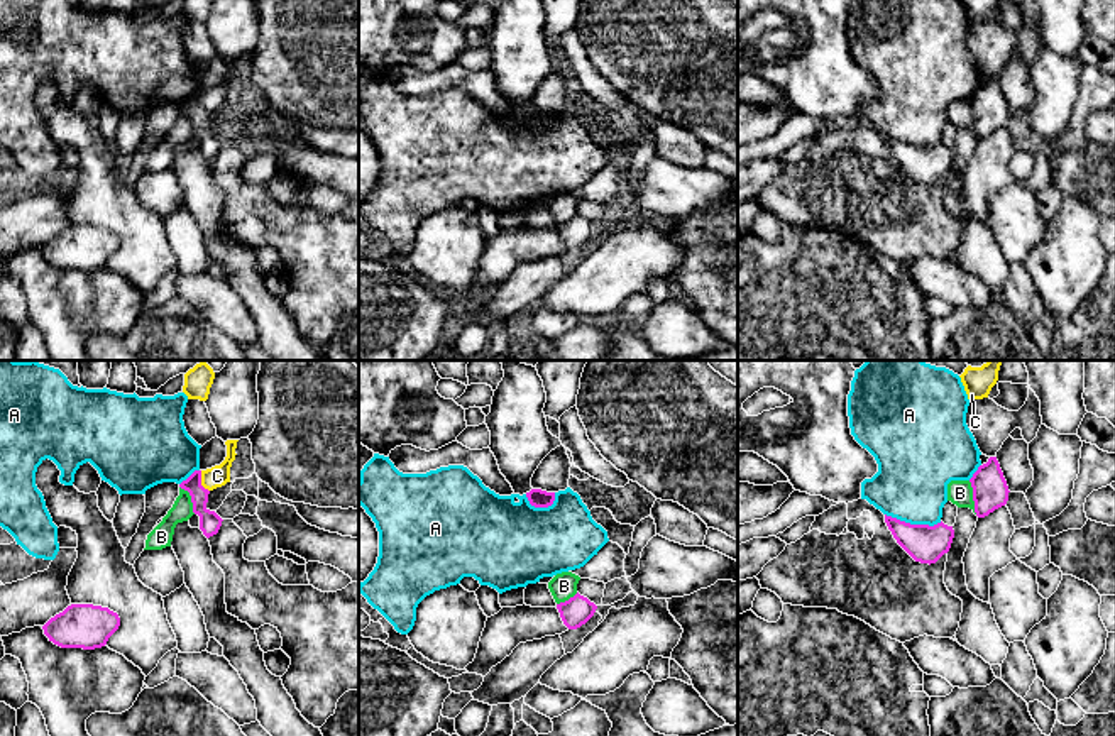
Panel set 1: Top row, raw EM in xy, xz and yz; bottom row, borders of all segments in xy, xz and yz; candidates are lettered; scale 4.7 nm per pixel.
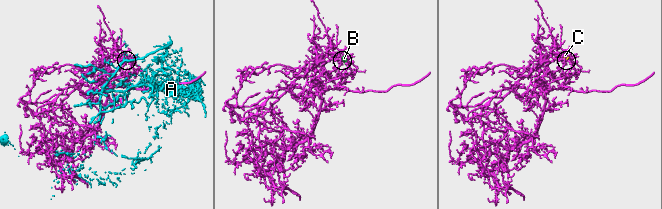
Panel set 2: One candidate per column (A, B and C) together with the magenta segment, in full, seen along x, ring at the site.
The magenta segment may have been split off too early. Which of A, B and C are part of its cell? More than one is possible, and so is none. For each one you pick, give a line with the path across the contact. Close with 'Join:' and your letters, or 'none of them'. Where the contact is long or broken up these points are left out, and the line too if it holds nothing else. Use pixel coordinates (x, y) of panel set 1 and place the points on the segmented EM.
Join: none of them

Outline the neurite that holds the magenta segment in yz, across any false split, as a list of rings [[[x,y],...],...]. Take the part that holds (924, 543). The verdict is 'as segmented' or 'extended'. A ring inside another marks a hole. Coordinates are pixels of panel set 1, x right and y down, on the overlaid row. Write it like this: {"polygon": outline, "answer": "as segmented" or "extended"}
{"polygon": [[[885,514],[885,523],[897,543],[920,563],[936,563],[949,552],[954,530],[942,521],[929,525],[910,525]]], "answer": "as segmented"}

